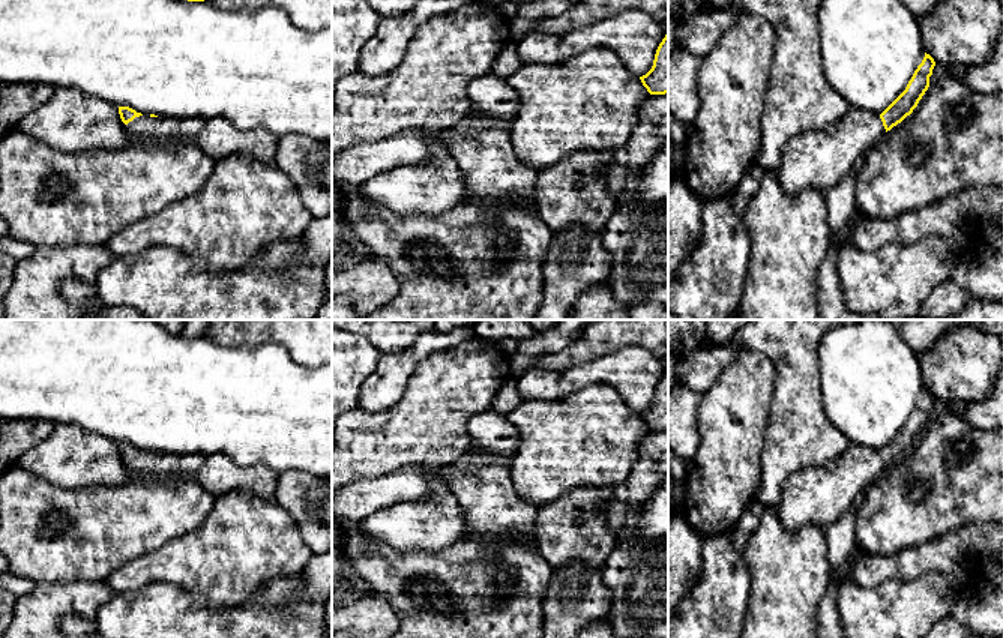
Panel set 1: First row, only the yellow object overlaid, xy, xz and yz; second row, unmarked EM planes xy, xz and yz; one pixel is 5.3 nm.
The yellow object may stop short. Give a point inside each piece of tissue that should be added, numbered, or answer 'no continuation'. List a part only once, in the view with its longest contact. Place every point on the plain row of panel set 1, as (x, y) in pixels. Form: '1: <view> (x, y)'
1: yz (816, 496)

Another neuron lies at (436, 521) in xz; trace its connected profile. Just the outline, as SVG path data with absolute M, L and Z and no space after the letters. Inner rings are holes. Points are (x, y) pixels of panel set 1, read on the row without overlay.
M440 482L429 483L426 497L383 507L359 525L377 545L396 551L437 551L467 534L461 504Z

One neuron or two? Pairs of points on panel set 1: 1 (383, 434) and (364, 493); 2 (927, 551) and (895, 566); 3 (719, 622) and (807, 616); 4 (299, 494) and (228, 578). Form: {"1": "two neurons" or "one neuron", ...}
{"1": "two neurons", "2": "one neuron", "3": "two neurons", "4": "two neurons"}

